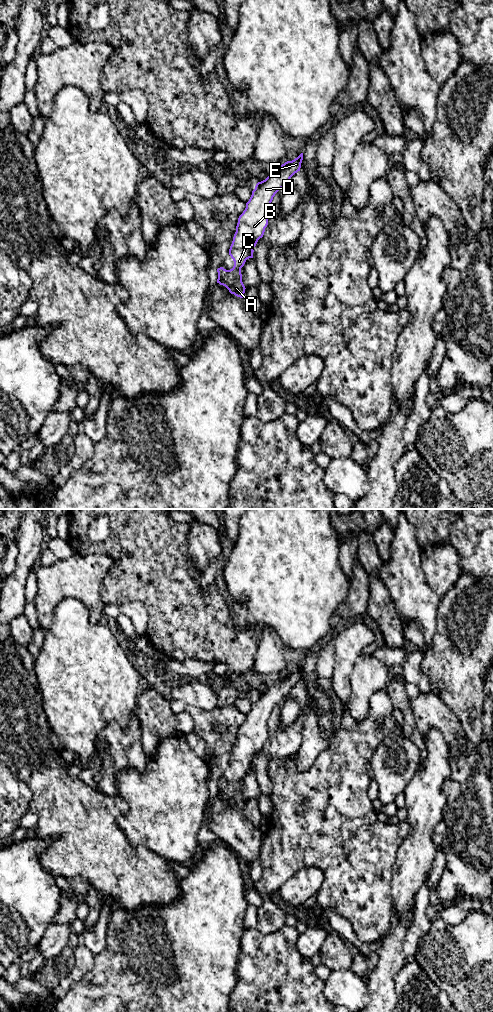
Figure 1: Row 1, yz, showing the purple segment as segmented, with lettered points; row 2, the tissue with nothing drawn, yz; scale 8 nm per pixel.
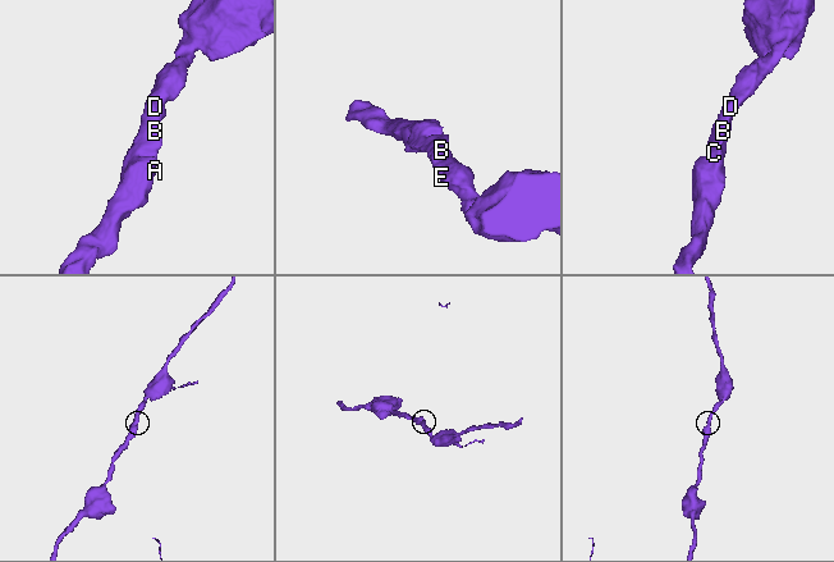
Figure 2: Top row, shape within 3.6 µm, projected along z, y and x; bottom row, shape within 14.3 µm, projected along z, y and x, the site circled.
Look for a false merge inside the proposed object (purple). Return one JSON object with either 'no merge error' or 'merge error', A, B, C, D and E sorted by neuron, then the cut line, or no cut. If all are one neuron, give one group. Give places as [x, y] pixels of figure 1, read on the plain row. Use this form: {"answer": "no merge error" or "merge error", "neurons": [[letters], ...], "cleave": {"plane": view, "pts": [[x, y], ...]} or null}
{"answer": "no merge error", "neurons": [["A", "B", "C", "D", "E"]], "cleave": null}

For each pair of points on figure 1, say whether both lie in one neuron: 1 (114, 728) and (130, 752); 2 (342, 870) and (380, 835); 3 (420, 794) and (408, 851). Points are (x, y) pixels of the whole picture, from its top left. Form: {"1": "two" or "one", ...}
{"1": "one", "2": "one", "3": "one"}

